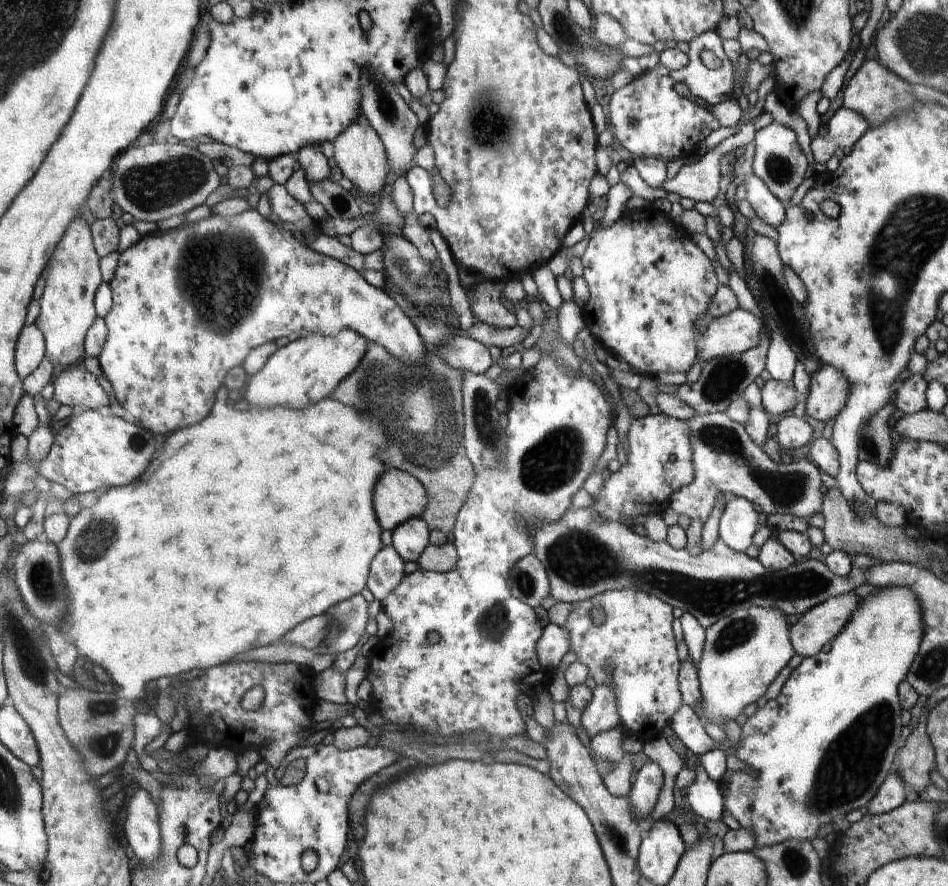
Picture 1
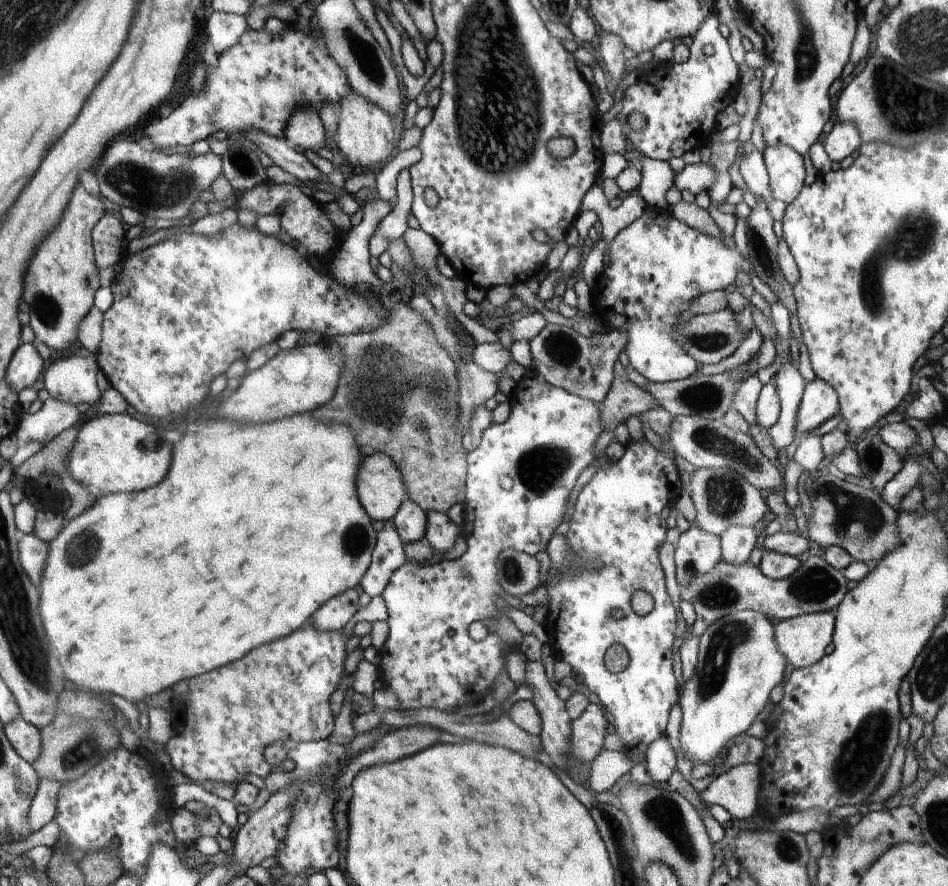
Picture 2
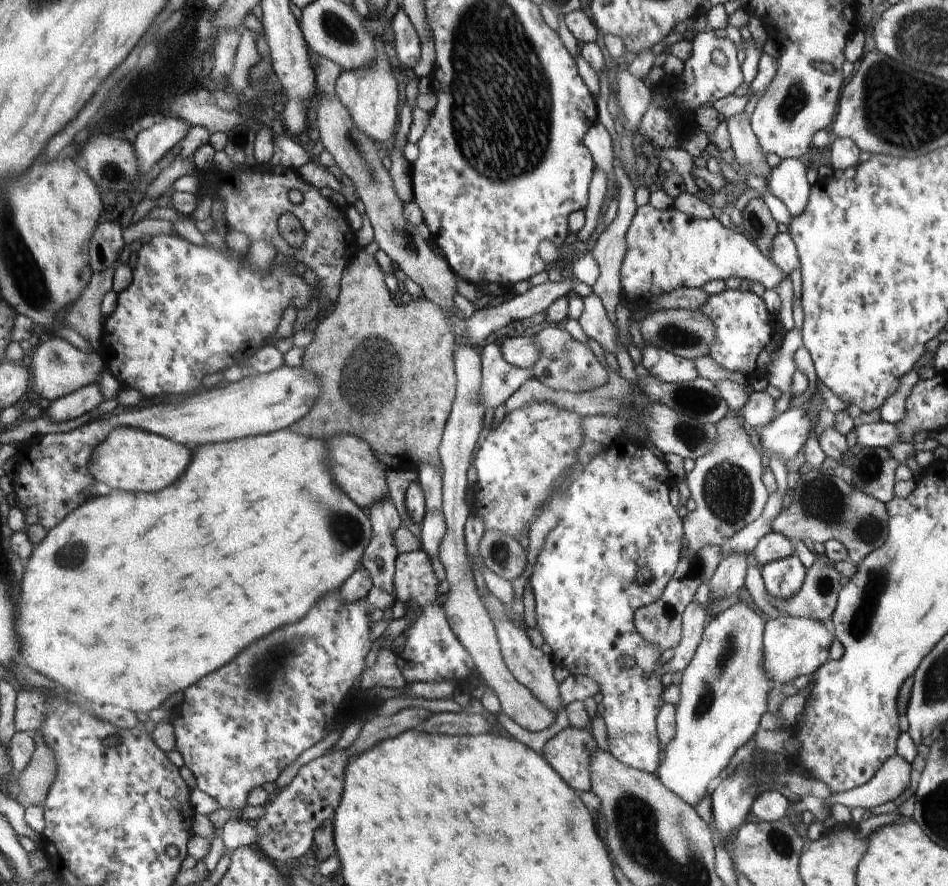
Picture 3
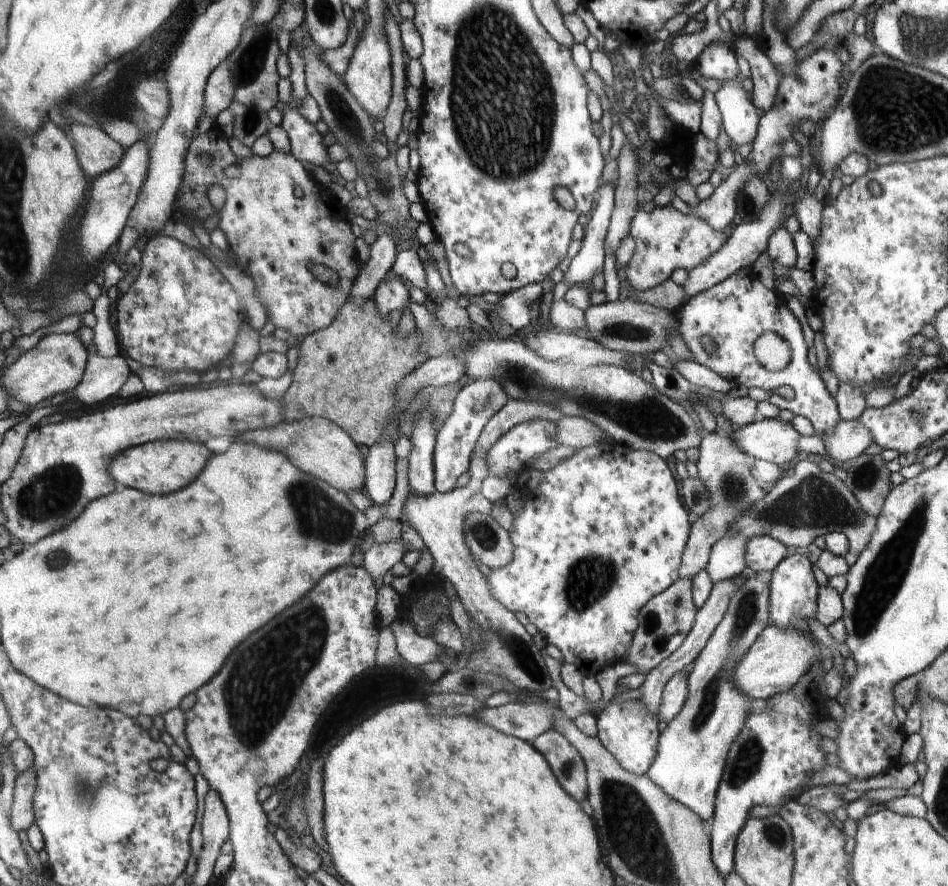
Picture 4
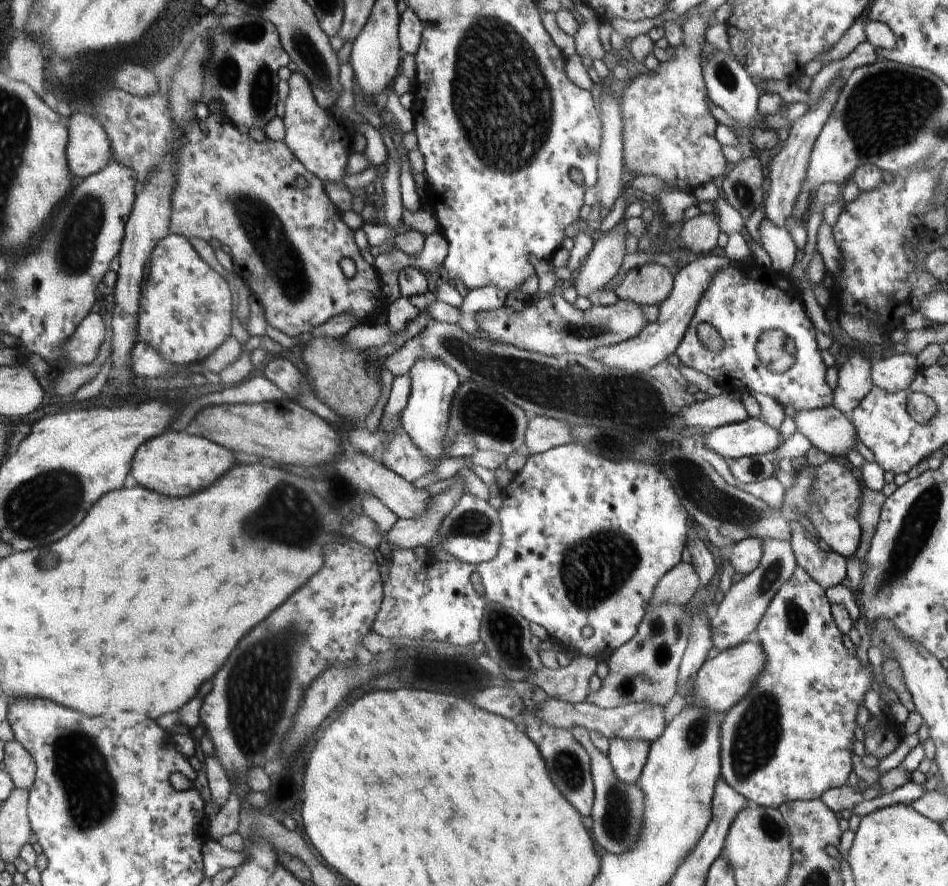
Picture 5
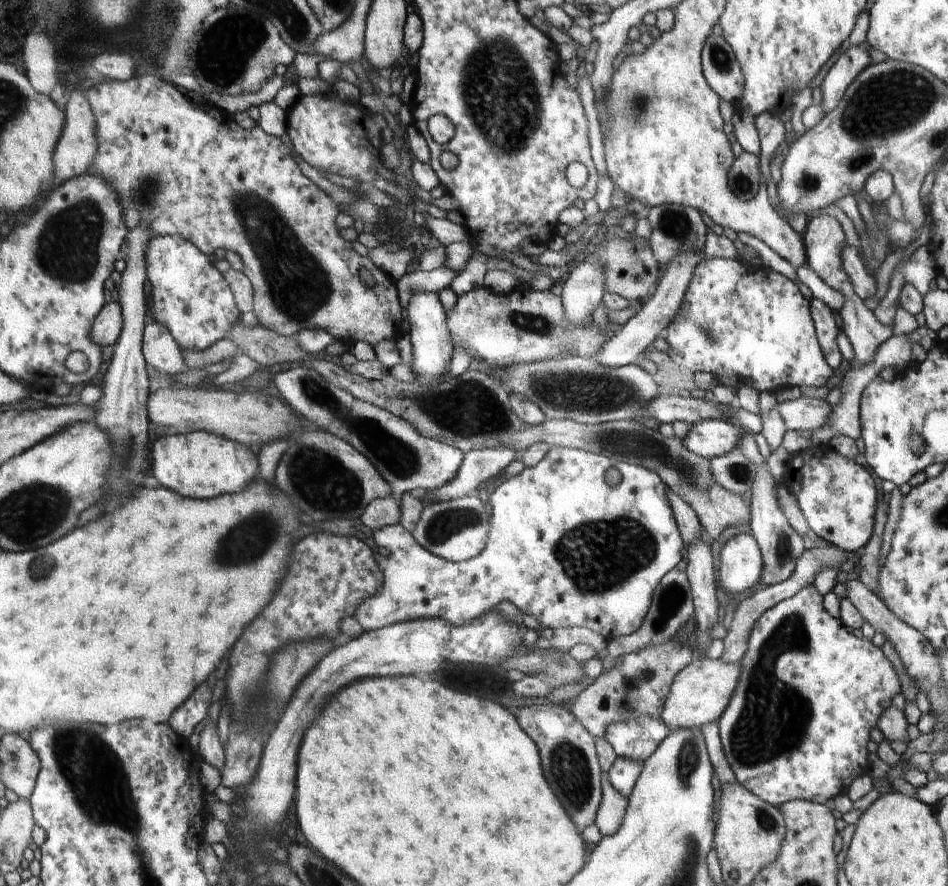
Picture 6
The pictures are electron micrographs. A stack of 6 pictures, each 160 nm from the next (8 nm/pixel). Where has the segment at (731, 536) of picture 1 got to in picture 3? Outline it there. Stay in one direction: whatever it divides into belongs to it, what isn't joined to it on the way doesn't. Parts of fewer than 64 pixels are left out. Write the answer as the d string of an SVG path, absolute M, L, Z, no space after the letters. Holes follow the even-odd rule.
M731 552L720 559L708 582L710 597L721 597L743 591L748 568L748 554Z

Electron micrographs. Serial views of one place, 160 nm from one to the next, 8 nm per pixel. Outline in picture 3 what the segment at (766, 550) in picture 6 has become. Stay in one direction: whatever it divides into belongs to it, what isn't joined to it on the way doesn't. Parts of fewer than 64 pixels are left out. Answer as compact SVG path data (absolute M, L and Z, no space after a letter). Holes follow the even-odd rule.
M742 600L733 604L730 608L724 610L724 612L718 613L715 617L712 617L707 621L706 626L703 628L703 635L701 643L698 645L690 664L683 670L683 677L681 678L680 684L680 702L675 710L675 735L672 742L665 748L666 756L664 760L660 762L660 768L658 768L658 778L671 790L674 794L677 794L684 802L689 803L690 806L695 804L706 794L706 786L710 780L714 780L720 772L728 766L730 758L734 756L734 752L744 746L756 732L758 724L760 724L760 718L762 714L768 710L766 708L766 698L770 690L770 683L772 682L771 676L767 673L765 667L765 645L764 645L764 634L765 634L765 621L766 617L757 610L750 602L750 600Z

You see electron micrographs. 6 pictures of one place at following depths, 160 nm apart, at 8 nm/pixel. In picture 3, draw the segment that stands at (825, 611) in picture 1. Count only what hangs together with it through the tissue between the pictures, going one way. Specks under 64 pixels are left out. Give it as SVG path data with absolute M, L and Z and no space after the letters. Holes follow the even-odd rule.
M788 615L775 617L773 619L766 619L765 621L765 667L767 673L771 676L771 680L775 683L780 683L781 686L784 683L793 682L798 676L806 674L814 674L820 666L822 666L828 659L828 651L832 640L835 636L832 635L827 629L824 623L819 620L805 619L802 617L789 617Z

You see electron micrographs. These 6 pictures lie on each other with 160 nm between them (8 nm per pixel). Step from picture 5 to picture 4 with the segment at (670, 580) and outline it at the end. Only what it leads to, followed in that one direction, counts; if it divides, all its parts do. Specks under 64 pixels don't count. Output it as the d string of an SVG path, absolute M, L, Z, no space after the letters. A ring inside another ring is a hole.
M716 431L706 434L700 447L700 458L696 466L698 476L702 482L706 482L706 488L710 490L710 512L704 518L696 518L693 532L690 534L689 546L682 558L680 567L680 580L693 578L700 570L706 568L709 562L709 555L714 544L726 535L728 526L742 516L748 508L752 508L758 500L762 500L766 493L750 472L753 459L747 456L730 440L728 436L720 436Z

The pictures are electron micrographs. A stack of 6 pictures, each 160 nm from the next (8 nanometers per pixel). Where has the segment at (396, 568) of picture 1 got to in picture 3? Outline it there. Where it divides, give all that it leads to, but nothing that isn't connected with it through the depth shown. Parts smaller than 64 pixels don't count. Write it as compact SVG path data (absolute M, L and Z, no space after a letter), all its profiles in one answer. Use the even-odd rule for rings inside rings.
M390 496L382 498L370 507L370 522L373 522L373 536L366 547L363 568L373 580L373 586L393 594L395 562L399 555L393 545L393 534L402 524L400 515Z

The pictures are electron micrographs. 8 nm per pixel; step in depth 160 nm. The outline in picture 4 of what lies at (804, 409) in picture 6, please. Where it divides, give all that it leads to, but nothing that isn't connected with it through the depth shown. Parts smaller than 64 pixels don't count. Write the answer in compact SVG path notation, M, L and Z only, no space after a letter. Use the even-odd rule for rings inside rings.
M840 420L832 436L818 436L828 456L834 460L853 462L873 443L870 432L856 420Z

